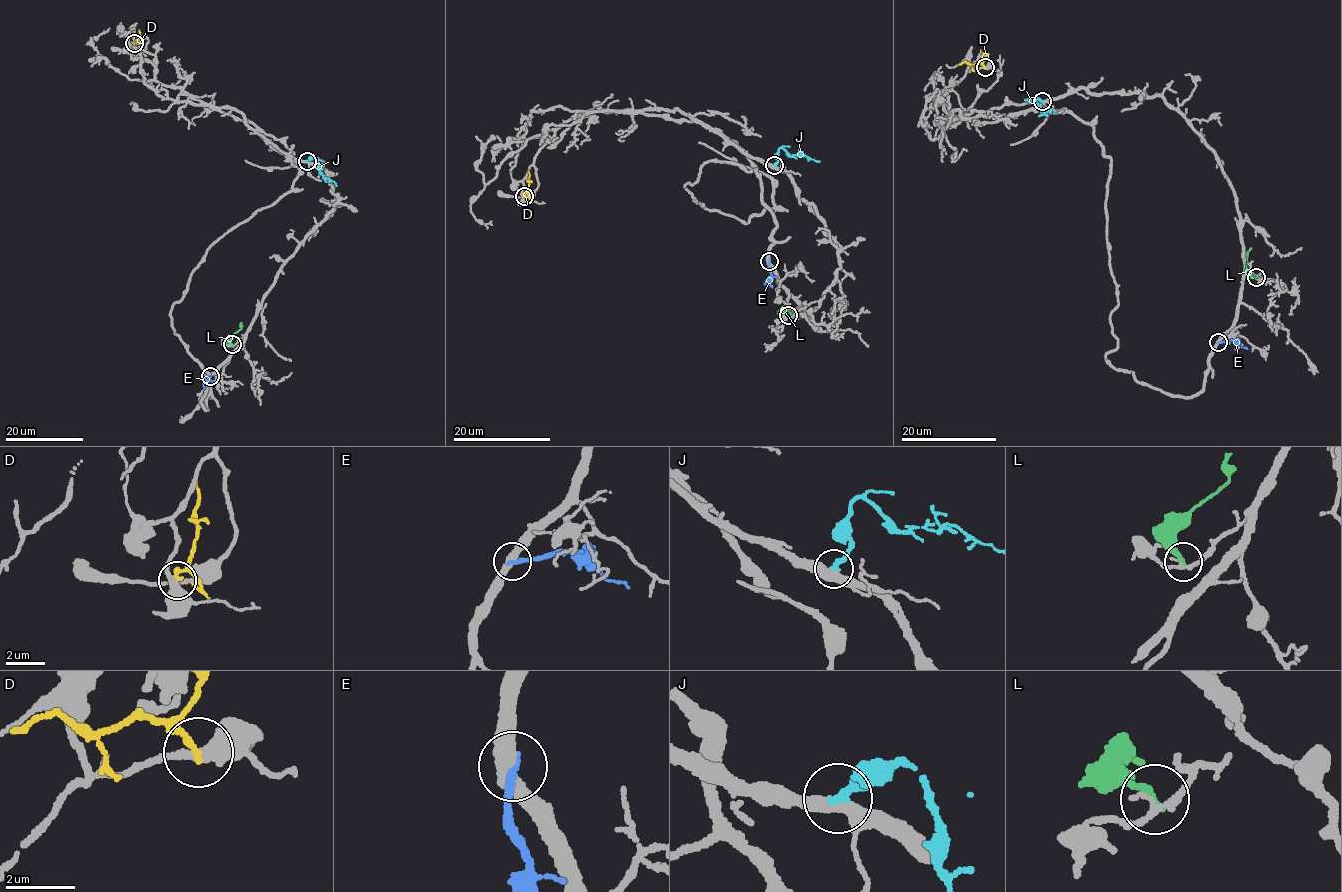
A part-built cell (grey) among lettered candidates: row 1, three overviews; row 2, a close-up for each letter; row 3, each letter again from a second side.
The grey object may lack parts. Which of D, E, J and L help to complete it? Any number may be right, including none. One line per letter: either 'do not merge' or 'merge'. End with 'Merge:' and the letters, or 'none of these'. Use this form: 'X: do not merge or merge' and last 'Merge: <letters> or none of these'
D: do not merge
E: do not merge
J: merge
L: do not merge
Merge: J

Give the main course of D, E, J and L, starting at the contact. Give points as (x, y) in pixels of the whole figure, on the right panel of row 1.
D: (985, 67), (980, 63), (959, 64)
E: (1218, 342), (1231, 340), (1247, 348)
J: (1042, 101), (1032, 98), (1027, 100), (1039, 106), (1043, 113), (1050, 109), (1055, 112)
L: (1256, 277), (1246, 267), (1247, 251), (1251, 248)

